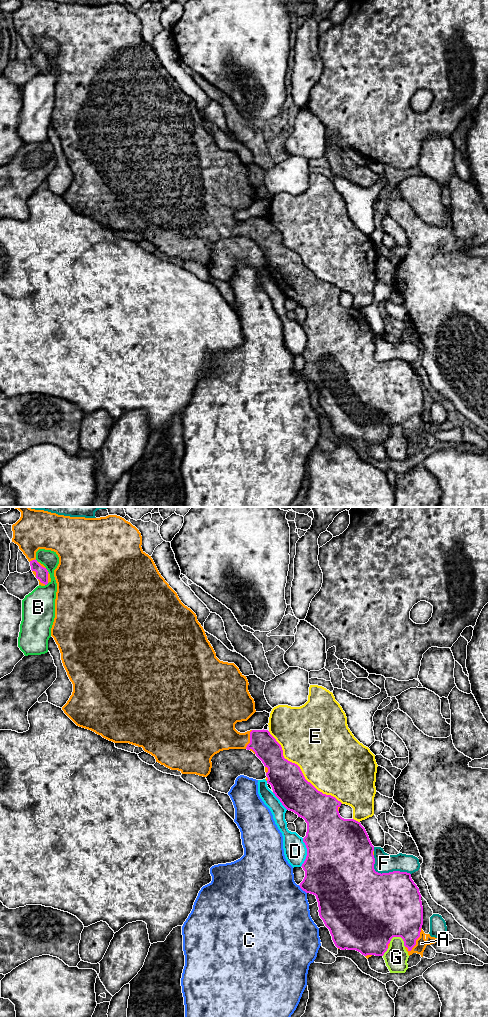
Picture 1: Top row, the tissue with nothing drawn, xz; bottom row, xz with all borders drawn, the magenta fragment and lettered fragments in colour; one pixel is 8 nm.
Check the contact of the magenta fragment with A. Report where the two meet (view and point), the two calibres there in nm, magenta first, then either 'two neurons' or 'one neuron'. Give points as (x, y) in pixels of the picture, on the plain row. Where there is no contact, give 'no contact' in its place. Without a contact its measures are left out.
contact xz (416, 427); calibres 380 and 90 nm; one neuron

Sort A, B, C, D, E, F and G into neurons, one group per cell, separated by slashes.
A / B / C / D / E / F / G

